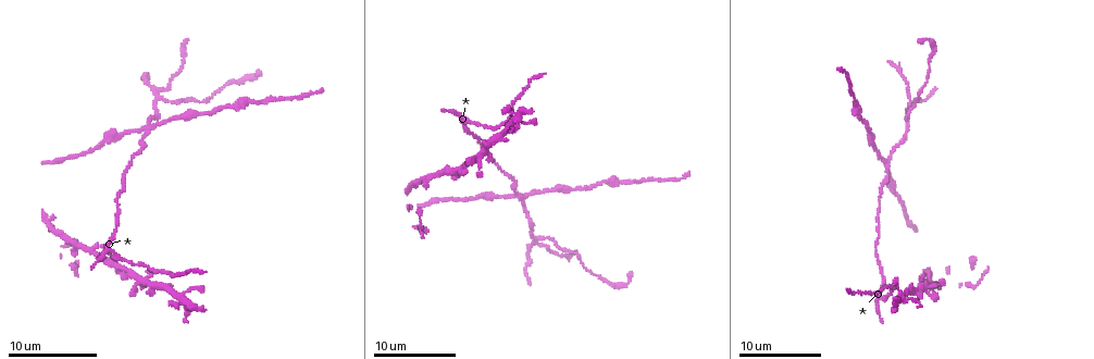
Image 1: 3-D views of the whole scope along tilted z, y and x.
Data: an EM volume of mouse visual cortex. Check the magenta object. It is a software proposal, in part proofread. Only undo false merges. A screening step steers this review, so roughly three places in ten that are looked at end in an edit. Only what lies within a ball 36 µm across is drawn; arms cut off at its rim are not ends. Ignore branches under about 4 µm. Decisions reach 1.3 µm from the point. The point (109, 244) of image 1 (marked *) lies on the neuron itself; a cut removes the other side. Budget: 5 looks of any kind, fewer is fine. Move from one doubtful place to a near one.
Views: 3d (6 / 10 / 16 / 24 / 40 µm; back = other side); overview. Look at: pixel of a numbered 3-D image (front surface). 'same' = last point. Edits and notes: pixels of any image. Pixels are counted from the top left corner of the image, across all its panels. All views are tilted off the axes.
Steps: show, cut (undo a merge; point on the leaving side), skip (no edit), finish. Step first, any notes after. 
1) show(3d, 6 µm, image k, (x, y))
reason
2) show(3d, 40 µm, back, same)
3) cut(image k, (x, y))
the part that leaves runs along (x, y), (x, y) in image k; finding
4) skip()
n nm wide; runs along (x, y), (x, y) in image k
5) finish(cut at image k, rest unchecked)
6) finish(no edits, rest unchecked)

show(3d, 10 µm, image 1, (894, 288))

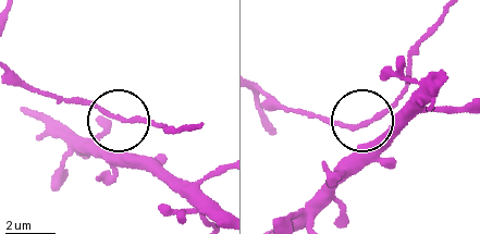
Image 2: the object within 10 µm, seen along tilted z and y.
show(3d, 6 µm, image 2, (119, 120))

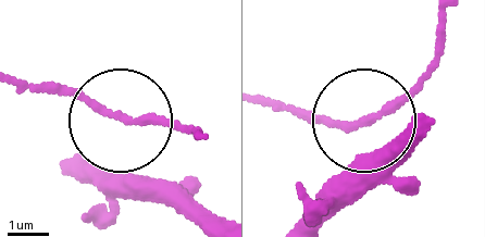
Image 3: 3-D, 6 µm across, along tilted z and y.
skip()
3 arms; continuous, no second neuron

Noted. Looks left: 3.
show(3d, 10 µm, image 1, (161, 95))
three arms meet

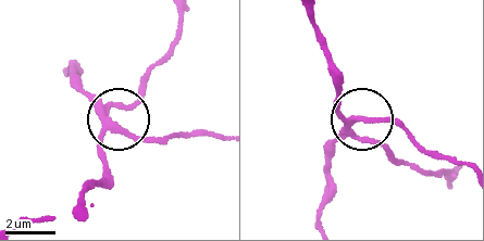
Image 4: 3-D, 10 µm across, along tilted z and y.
cut(image 4, (131, 135))
3 arms; the part that leaves runs along (104, 116), (123, 131), (148, 137), (218, 135) in image 4; a second neuron is stuck on

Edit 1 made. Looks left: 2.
show(3d, 16 µm, image 1, (142, 126))

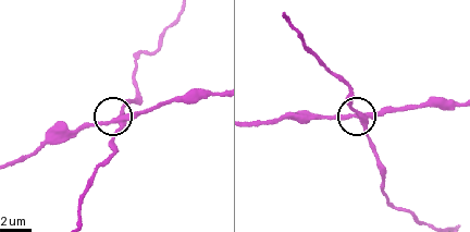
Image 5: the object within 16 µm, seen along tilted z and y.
cut(image 5, (138, 111))
310 nm wide; a second neuron is stuck on

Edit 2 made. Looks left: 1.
finish(cut at image 4, cut at image 5, rest unchecked)

